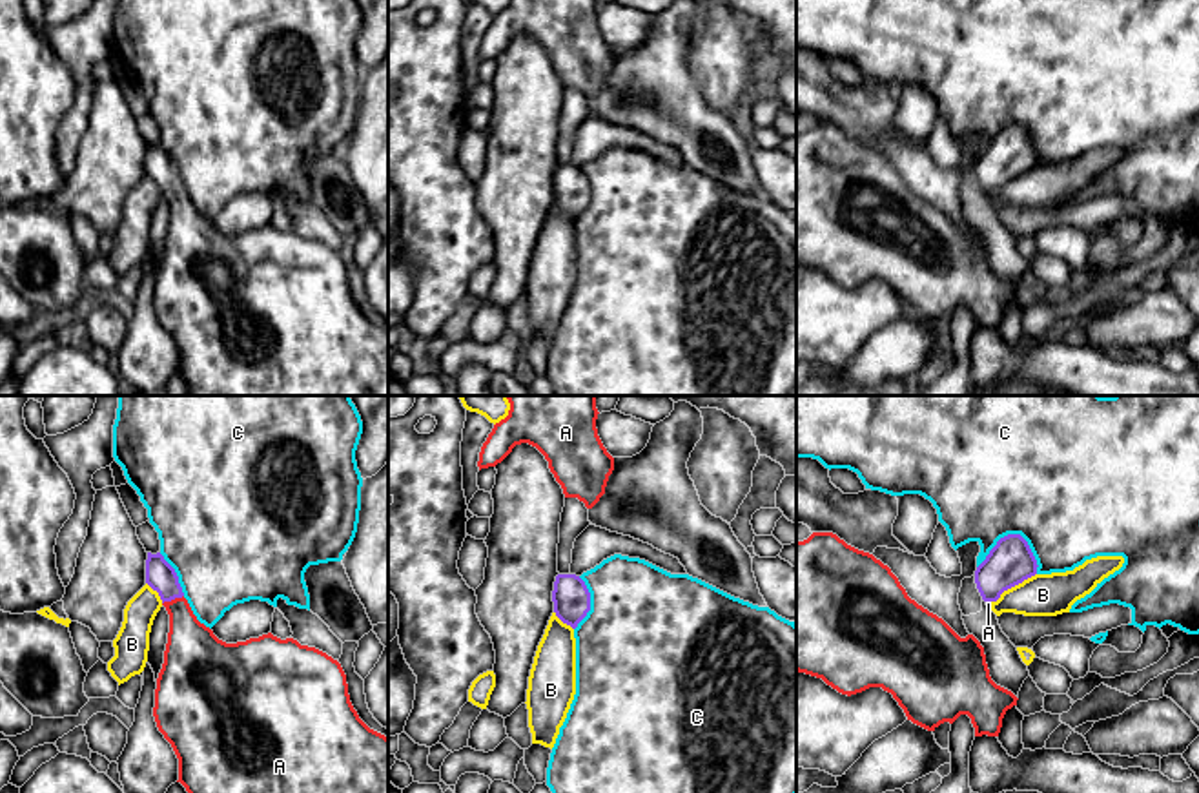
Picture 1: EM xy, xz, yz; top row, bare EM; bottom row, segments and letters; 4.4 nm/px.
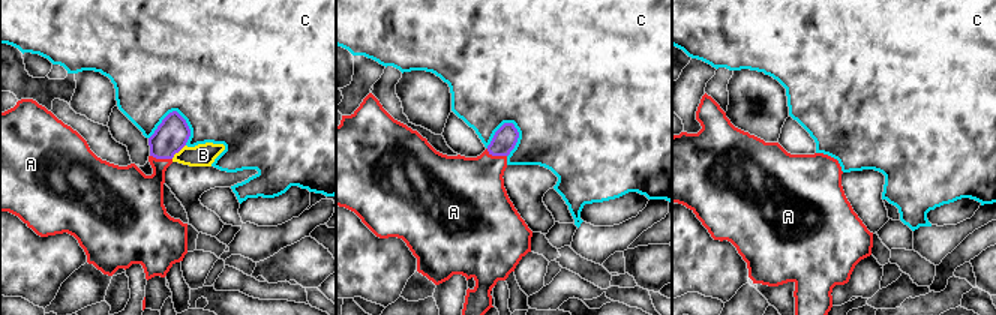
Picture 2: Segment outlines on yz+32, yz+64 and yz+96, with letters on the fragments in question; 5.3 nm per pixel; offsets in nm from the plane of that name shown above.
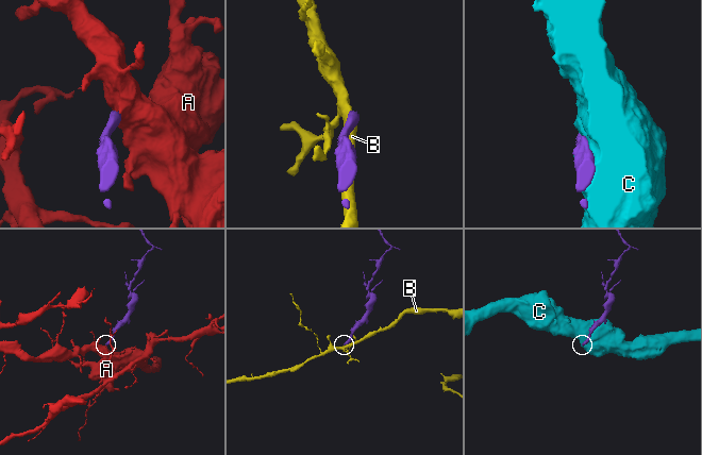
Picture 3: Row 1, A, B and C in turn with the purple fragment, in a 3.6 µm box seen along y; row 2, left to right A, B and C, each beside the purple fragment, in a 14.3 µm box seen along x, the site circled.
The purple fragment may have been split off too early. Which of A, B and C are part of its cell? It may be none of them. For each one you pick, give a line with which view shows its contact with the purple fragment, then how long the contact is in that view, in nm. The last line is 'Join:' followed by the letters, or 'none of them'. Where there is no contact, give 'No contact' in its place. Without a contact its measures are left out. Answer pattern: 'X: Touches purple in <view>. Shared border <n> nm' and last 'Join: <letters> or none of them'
A: Touches purple in xy. Shared border 100 nm
Join: A

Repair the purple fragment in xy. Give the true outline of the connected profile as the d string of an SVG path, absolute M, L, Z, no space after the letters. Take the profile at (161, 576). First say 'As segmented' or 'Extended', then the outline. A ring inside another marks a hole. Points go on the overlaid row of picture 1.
Extended. M148 552L146 583L159 592L169 614L153 716L179 758L177 782L188 793L388 793L388 738L359 718L337 660L272 633L237 644L219 640L197 620L175 569L160 552Z

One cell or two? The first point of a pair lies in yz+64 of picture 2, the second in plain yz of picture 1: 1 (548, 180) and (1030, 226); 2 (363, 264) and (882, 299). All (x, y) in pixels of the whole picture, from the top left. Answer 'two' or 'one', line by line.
1: one
2: one

